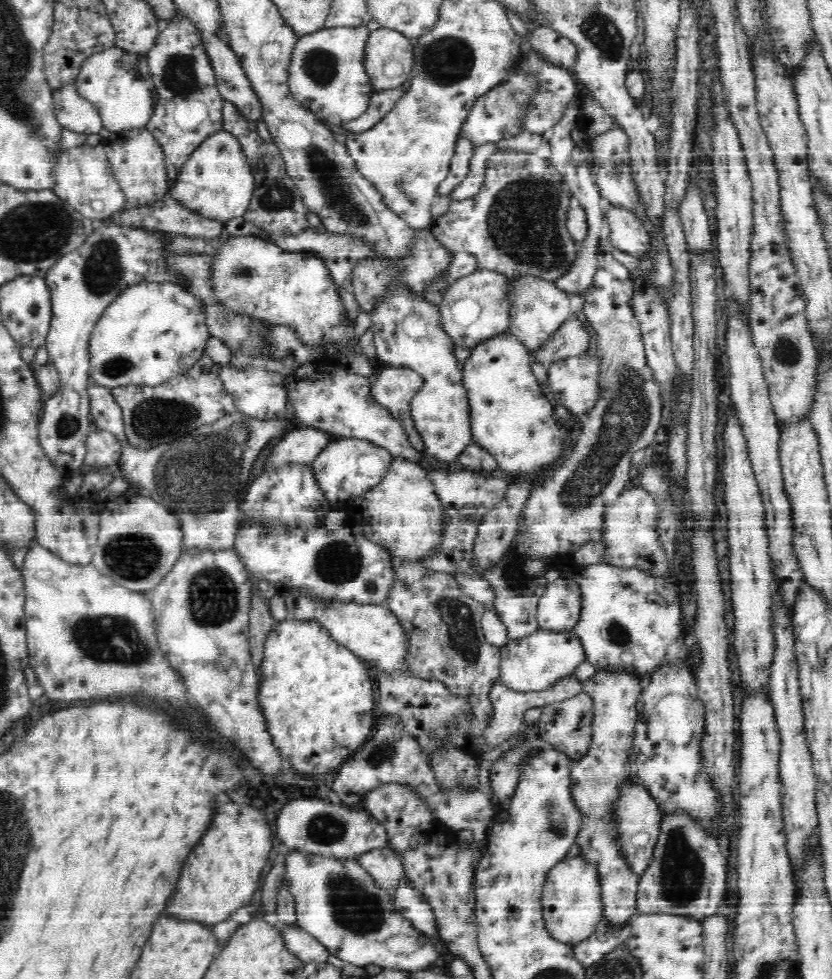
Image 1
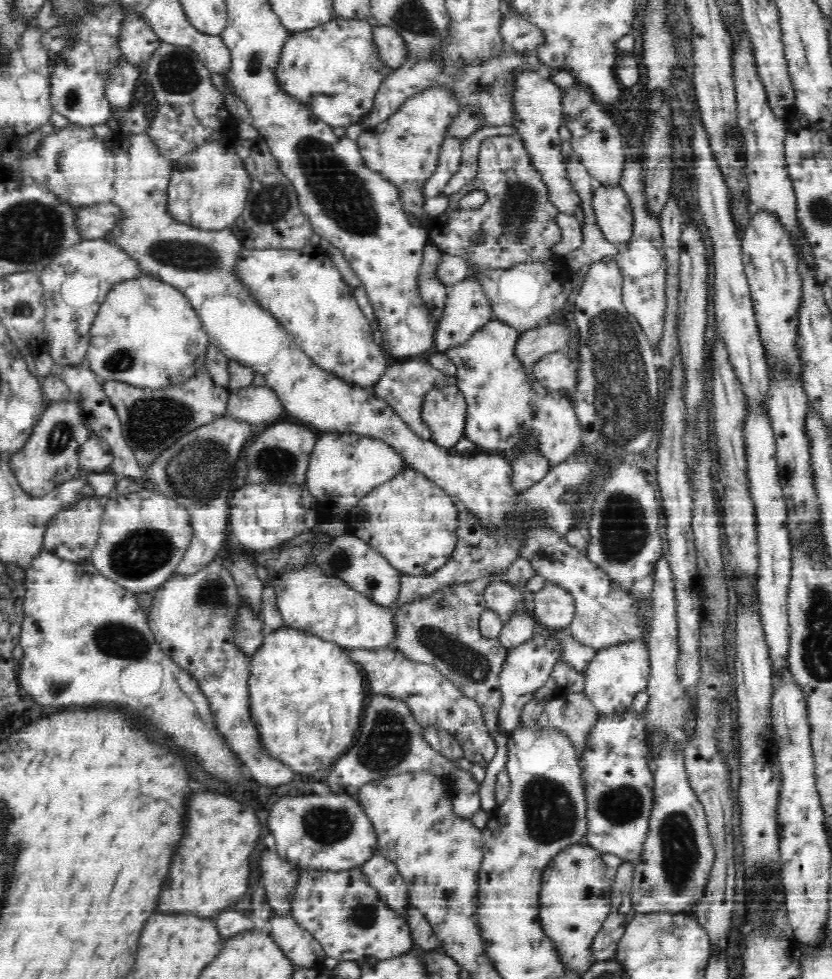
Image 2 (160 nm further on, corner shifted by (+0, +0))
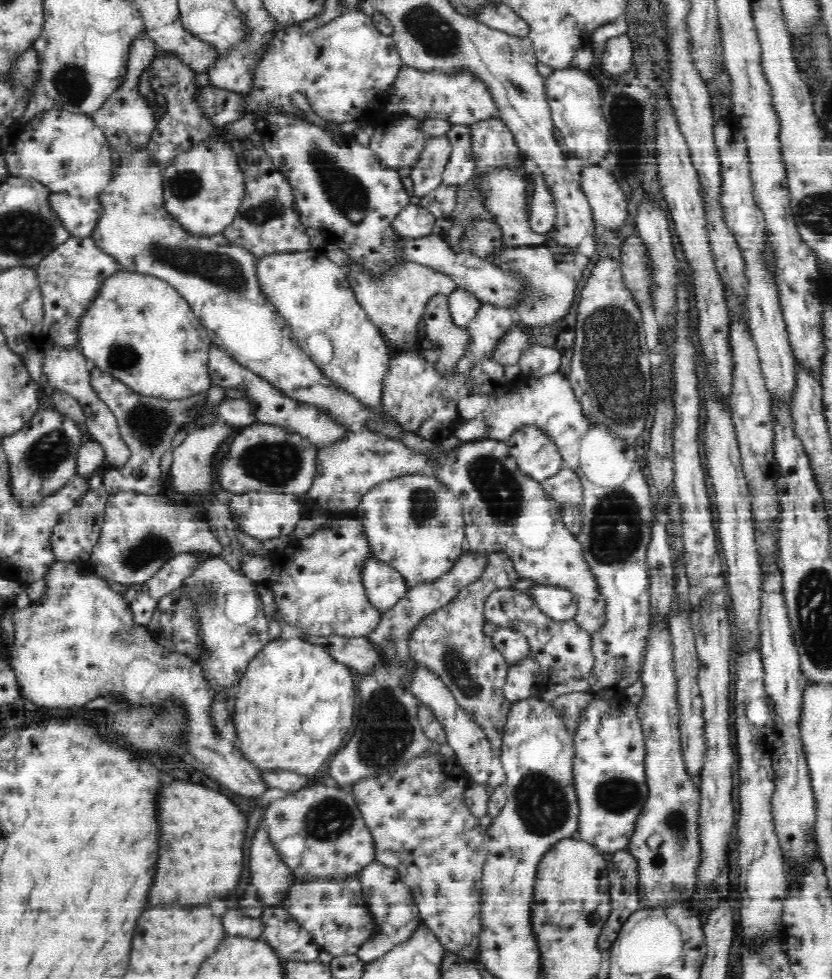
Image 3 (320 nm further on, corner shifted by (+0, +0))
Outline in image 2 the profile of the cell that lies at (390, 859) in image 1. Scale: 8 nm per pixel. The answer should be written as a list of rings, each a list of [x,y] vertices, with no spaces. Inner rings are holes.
[[[377,849],[360,867],[368,877],[370,886],[373,886],[381,895],[381,899],[404,915],[408,896],[404,877],[398,865]]]

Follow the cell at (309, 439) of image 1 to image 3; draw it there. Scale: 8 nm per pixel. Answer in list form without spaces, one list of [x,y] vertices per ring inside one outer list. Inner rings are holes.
[[[254,423],[241,428],[219,469],[219,484],[226,492],[276,491],[306,495],[315,477],[317,445],[288,426]]]

